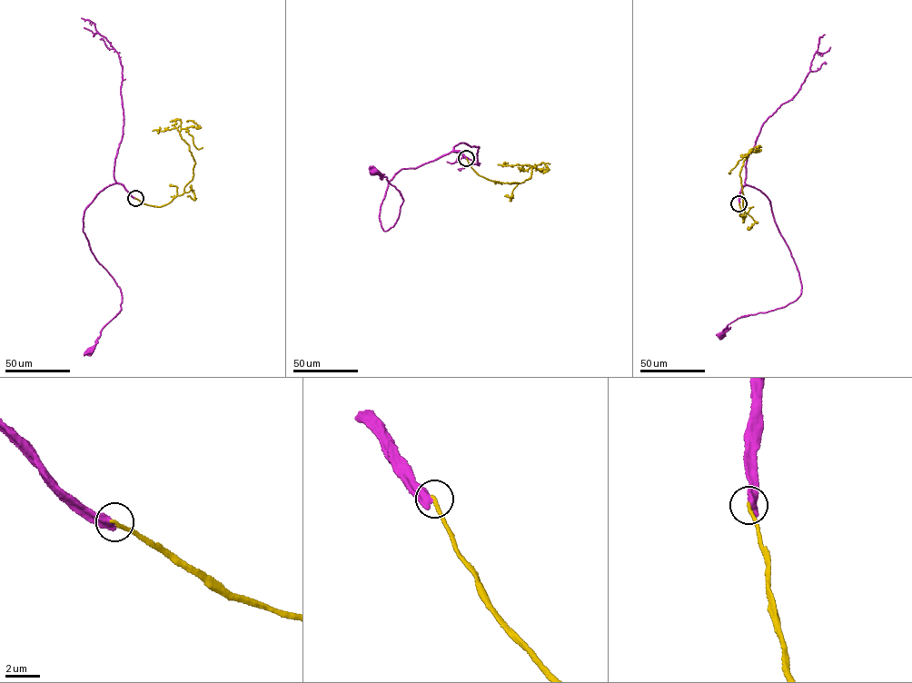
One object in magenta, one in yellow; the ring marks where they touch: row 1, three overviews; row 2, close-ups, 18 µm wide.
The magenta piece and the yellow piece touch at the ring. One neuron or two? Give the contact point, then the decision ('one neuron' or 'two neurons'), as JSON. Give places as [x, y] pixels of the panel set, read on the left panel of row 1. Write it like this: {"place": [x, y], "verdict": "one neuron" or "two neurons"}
{"place": [135, 198], "verdict": "two neurons"}

